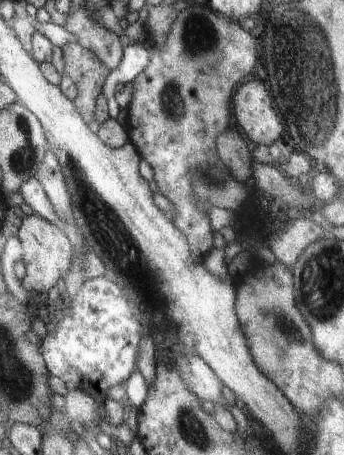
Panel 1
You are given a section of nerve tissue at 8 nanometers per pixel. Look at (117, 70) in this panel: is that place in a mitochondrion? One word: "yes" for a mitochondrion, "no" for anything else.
no

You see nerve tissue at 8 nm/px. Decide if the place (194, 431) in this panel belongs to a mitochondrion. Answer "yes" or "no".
yes

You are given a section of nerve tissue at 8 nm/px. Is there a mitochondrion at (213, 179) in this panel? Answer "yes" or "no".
yes

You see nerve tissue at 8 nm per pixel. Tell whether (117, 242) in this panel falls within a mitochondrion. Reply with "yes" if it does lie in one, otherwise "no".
yes

